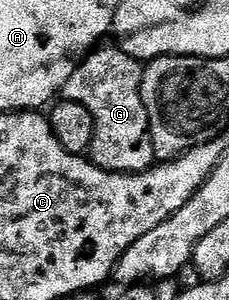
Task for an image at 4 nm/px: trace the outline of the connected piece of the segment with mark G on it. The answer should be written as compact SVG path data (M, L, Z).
M100 44L77 66L74 76L66 80L62 94L67 101L82 104L86 112L94 118L94 140L90 151L90 161L98 168L108 170L112 174L143 174L157 161L152 141L148 135L148 117L146 104L142 100L141 63L127 54L121 46Z

